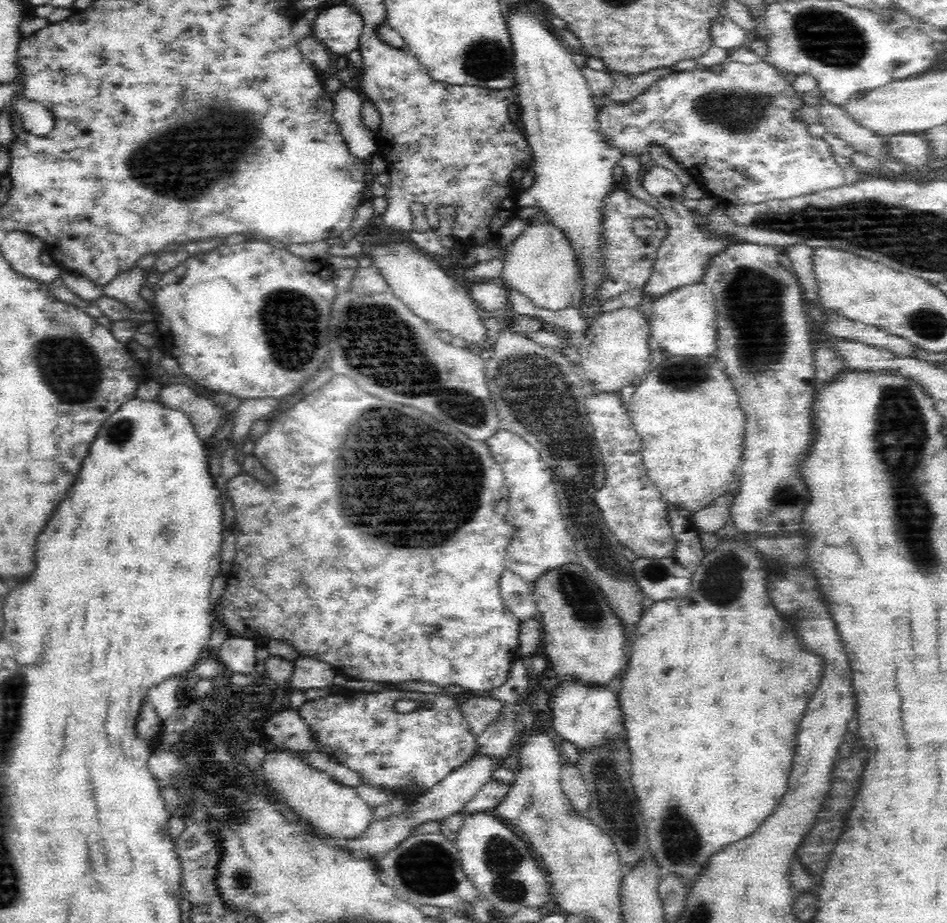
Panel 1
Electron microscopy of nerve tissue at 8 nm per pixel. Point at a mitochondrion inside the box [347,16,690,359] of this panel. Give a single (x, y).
(484, 58)

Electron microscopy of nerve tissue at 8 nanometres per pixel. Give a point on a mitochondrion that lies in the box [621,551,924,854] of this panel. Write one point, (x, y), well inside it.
(657, 571)

